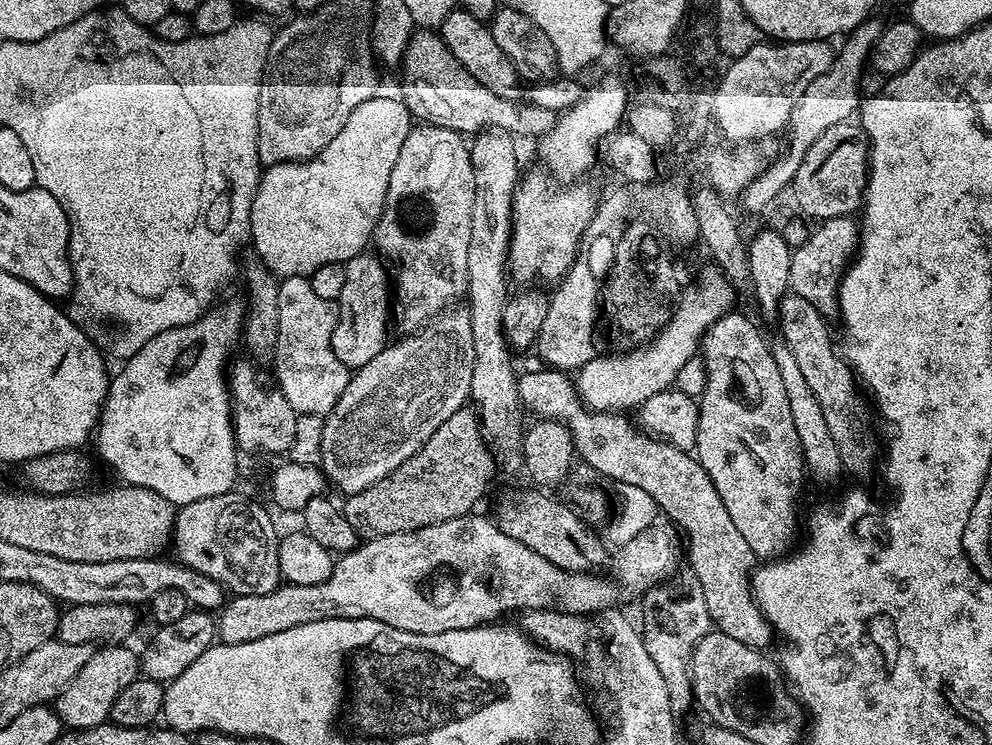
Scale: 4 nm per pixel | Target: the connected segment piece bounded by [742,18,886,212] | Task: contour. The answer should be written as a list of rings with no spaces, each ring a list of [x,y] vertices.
[[[869,18],[855,28],[853,32],[847,33],[843,37],[844,45],[838,48],[838,51],[832,57],[832,65],[826,74],[814,78],[810,86],[802,94],[794,106],[794,110],[788,119],[786,127],[786,137],[788,136],[788,149],[785,150],[784,156],[778,155],[765,168],[760,176],[754,178],[746,186],[742,202],[748,212],[760,212],[770,202],[774,201],[780,194],[780,191],[787,189],[792,183],[794,174],[798,174],[798,166],[802,166],[802,158],[806,150],[830,126],[838,126],[845,122],[851,121],[857,115],[858,109],[862,103],[860,96],[860,79],[864,76],[864,67],[867,69],[870,64],[872,49],[875,48],[878,38],[884,33],[886,27],[885,21]]]

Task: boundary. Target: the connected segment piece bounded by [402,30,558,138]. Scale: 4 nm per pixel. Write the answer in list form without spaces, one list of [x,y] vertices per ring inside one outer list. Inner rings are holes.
[[[416,30],[408,39],[404,51],[404,93],[402,99],[408,112],[420,122],[442,126],[461,134],[479,134],[485,130],[507,132],[513,138],[533,136],[539,138],[556,125],[557,113],[544,110],[541,106],[516,100],[507,100],[494,90],[486,90],[446,46],[436,30]]]

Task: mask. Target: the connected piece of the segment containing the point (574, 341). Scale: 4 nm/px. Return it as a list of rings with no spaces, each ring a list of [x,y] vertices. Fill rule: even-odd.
[[[577,259],[571,270],[564,275],[563,280],[555,285],[556,293],[551,293],[546,310],[546,322],[542,322],[540,337],[534,345],[535,351],[540,351],[540,356],[545,360],[547,367],[552,370],[579,370],[584,364],[590,362],[598,355],[596,349],[596,303],[602,300],[602,284],[596,281],[596,272],[584,261]]]

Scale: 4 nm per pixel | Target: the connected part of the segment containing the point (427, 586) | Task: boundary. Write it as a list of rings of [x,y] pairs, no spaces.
[[[473,510],[467,512],[464,516],[459,516],[458,518],[450,518],[450,522],[438,522],[434,526],[426,526],[422,530],[414,530],[413,532],[403,532],[402,534],[386,534],[385,536],[377,536],[374,540],[364,540],[356,549],[352,552],[343,553],[333,563],[332,565],[332,573],[330,574],[330,578],[326,578],[326,582],[317,582],[314,586],[298,586],[297,584],[289,584],[287,582],[281,583],[280,587],[275,588],[274,590],[270,590],[270,594],[246,594],[245,596],[238,596],[233,595],[231,599],[224,604],[222,611],[219,613],[218,616],[218,636],[221,641],[225,644],[241,644],[242,642],[254,642],[258,638],[270,638],[270,634],[282,634],[282,630],[294,630],[294,626],[306,626],[306,622],[322,622],[323,620],[377,620],[378,622],[386,622],[386,626],[394,626],[394,630],[406,630],[410,634],[442,634],[446,630],[466,630],[467,628],[479,628],[483,625],[493,623],[497,621],[499,618],[504,618],[500,616],[504,616],[507,612],[516,612],[515,614],[523,614],[525,612],[529,612],[530,610],[538,610],[539,608],[545,608],[547,610],[552,609],[559,609],[561,612],[569,612],[571,614],[593,614],[592,612],[598,612],[602,608],[608,608],[611,606],[612,603],[615,602],[616,599],[620,596],[620,588],[624,592],[637,592],[637,594],[643,594],[648,591],[650,588],[655,588],[669,580],[672,579],[673,576],[677,575],[678,569],[681,567],[679,564],[682,564],[682,540],[681,537],[678,535],[677,529],[673,527],[671,523],[668,522],[657,522],[652,525],[651,528],[646,530],[642,530],[640,534],[636,538],[631,539],[630,542],[626,542],[625,545],[622,545],[618,548],[618,551],[615,553],[614,556],[614,564],[616,560],[616,580],[607,580],[606,577],[600,576],[604,574],[597,574],[595,571],[590,572],[567,572],[566,570],[562,570],[558,566],[554,566],[550,562],[546,562],[546,558],[542,558],[542,554],[534,554],[534,550],[530,550],[530,546],[522,546],[522,542],[514,542],[514,538],[510,538],[510,534],[502,534],[502,530],[496,524],[495,519],[489,518],[488,520],[484,516],[479,516],[479,511]]]

